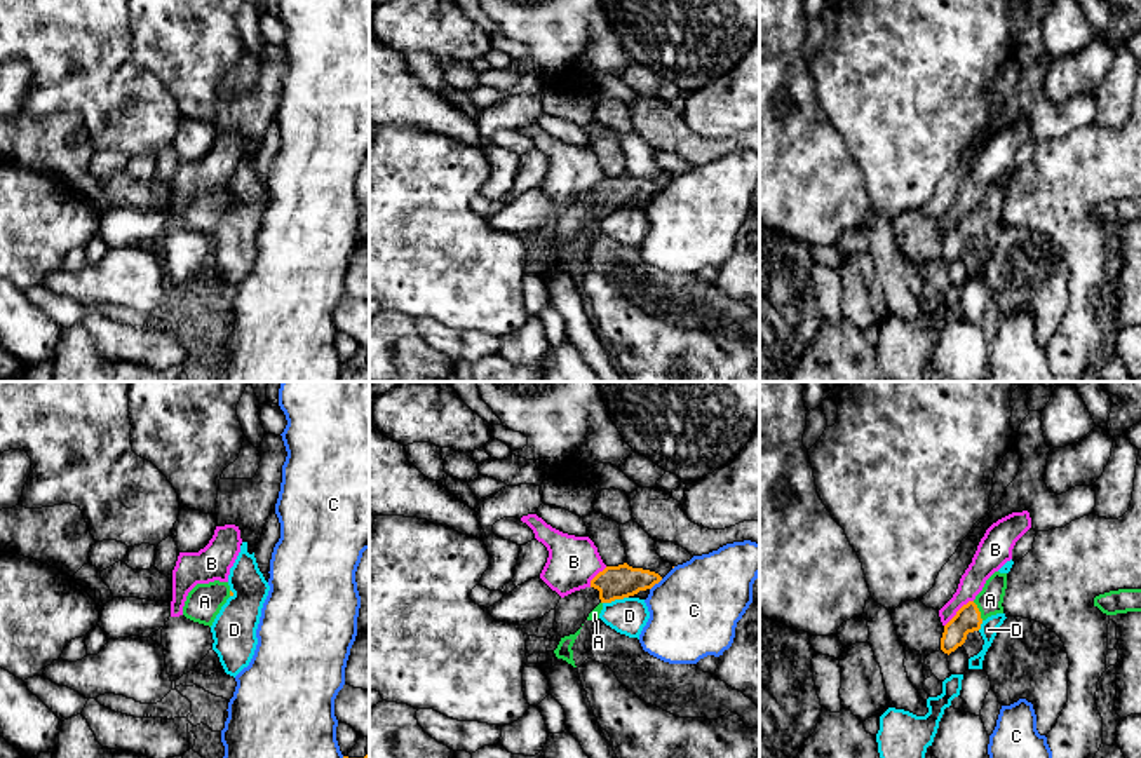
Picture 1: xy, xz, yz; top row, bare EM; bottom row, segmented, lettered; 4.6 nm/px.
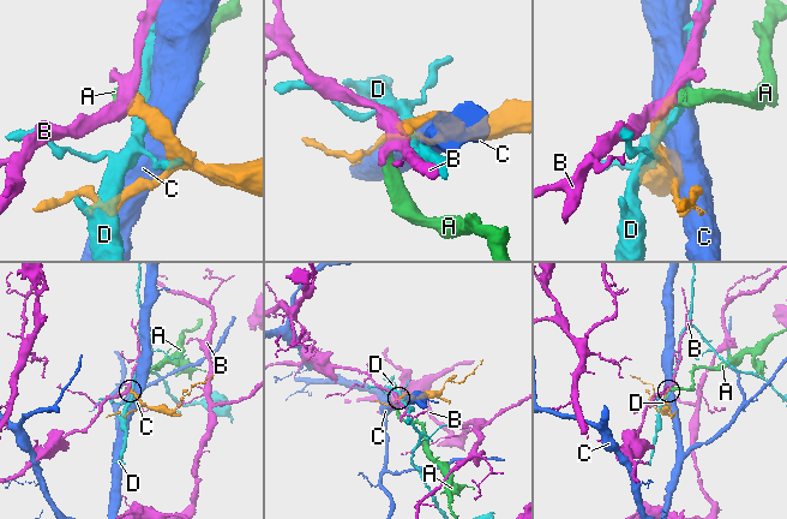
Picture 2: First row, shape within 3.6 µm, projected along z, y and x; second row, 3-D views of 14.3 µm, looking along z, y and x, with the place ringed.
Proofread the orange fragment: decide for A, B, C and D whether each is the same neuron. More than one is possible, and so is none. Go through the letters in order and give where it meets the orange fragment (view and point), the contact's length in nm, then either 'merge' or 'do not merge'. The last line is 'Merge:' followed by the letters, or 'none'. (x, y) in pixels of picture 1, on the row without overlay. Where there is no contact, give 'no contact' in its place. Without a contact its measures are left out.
A: yz (978, 220) | 100 nm | merge
B: yz (957, 222) | 180 nm | do not merge
C: xz (655, 192) | 80 nm | do not merge
D: xz (615, 208) | 120 nm | do not merge
Merge: A

